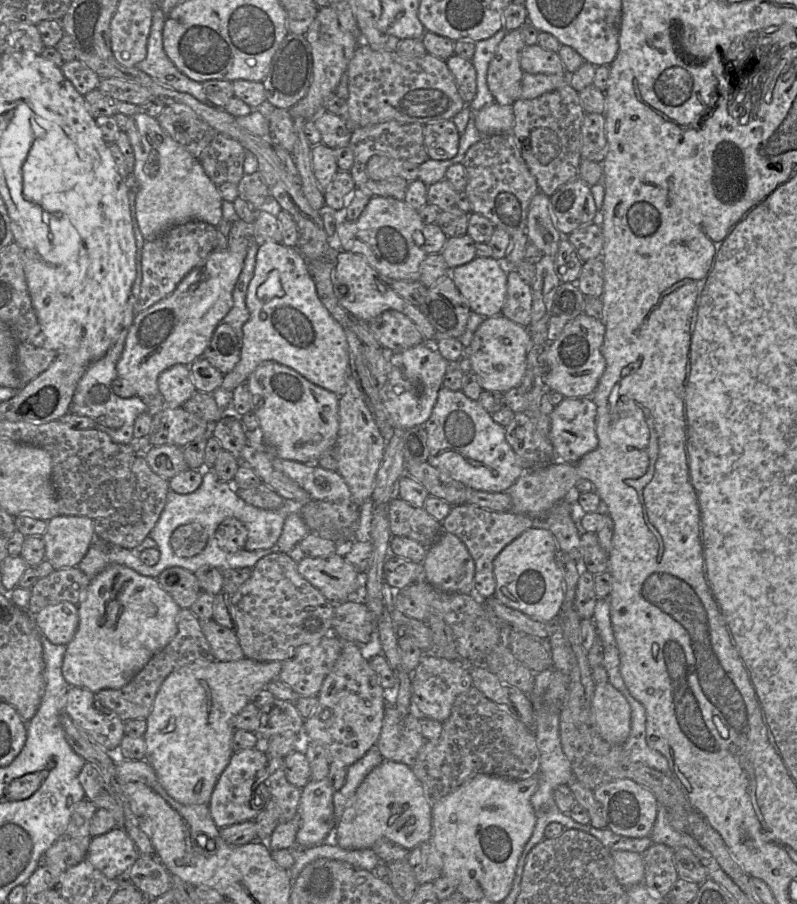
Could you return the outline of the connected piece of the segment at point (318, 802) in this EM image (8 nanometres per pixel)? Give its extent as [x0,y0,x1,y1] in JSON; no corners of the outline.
[296,777,336,849]

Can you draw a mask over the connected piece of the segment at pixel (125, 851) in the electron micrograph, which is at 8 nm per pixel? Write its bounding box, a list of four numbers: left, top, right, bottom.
[86,827,139,878]

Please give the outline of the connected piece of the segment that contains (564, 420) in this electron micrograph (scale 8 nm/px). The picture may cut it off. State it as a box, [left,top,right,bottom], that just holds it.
[549,397,598,463]

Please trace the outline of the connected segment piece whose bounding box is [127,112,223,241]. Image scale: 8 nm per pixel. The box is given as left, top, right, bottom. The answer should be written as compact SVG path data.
M144 112L128 119L127 134L135 155L133 175L139 184L136 218L146 241L153 241L169 228L192 220L219 226L223 199L206 175L200 161L174 141L154 117Z

